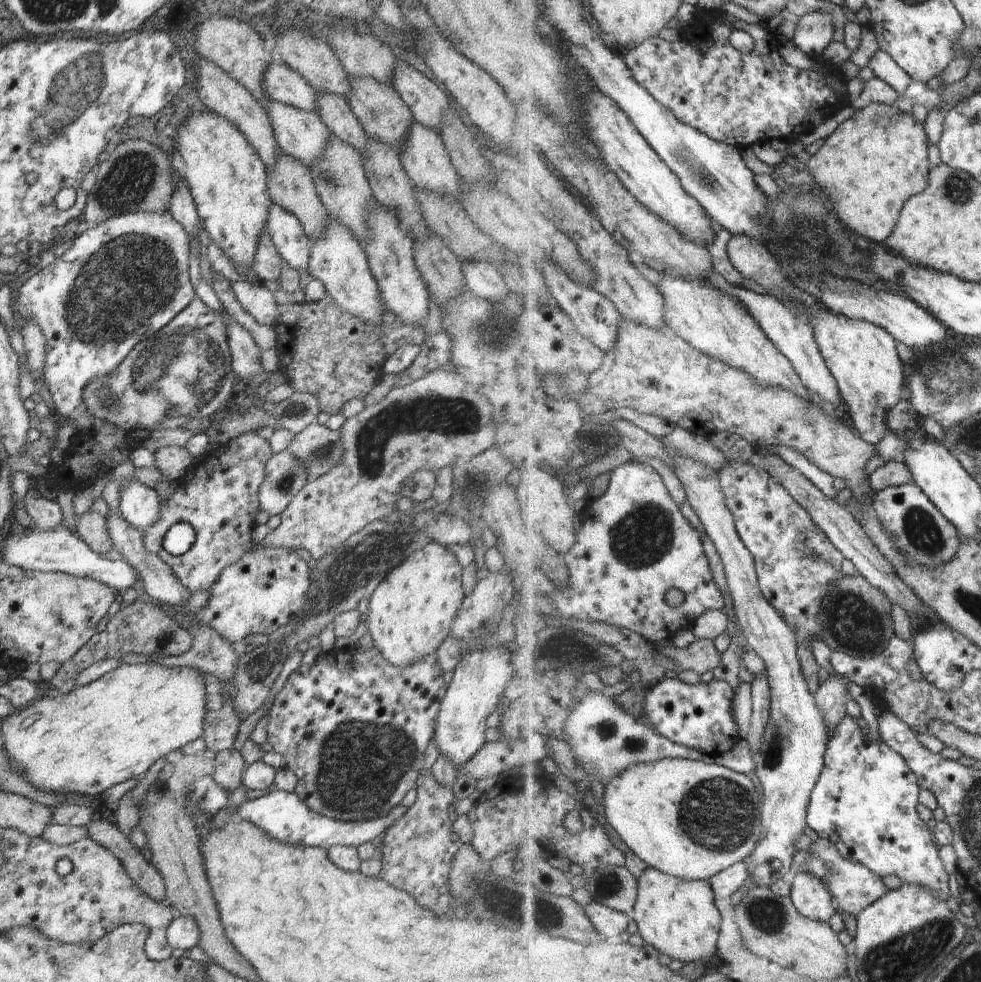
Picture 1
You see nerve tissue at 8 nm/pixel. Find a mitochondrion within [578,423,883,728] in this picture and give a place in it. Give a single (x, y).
(650, 522)

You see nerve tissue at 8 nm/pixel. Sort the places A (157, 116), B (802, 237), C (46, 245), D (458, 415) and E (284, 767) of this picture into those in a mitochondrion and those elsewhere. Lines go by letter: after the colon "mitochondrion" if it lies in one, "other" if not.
A: other
B: mitochondrion
C: other
D: mitochondrion
E: other

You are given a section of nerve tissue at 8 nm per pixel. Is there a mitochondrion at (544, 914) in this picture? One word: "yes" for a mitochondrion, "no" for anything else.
yes

